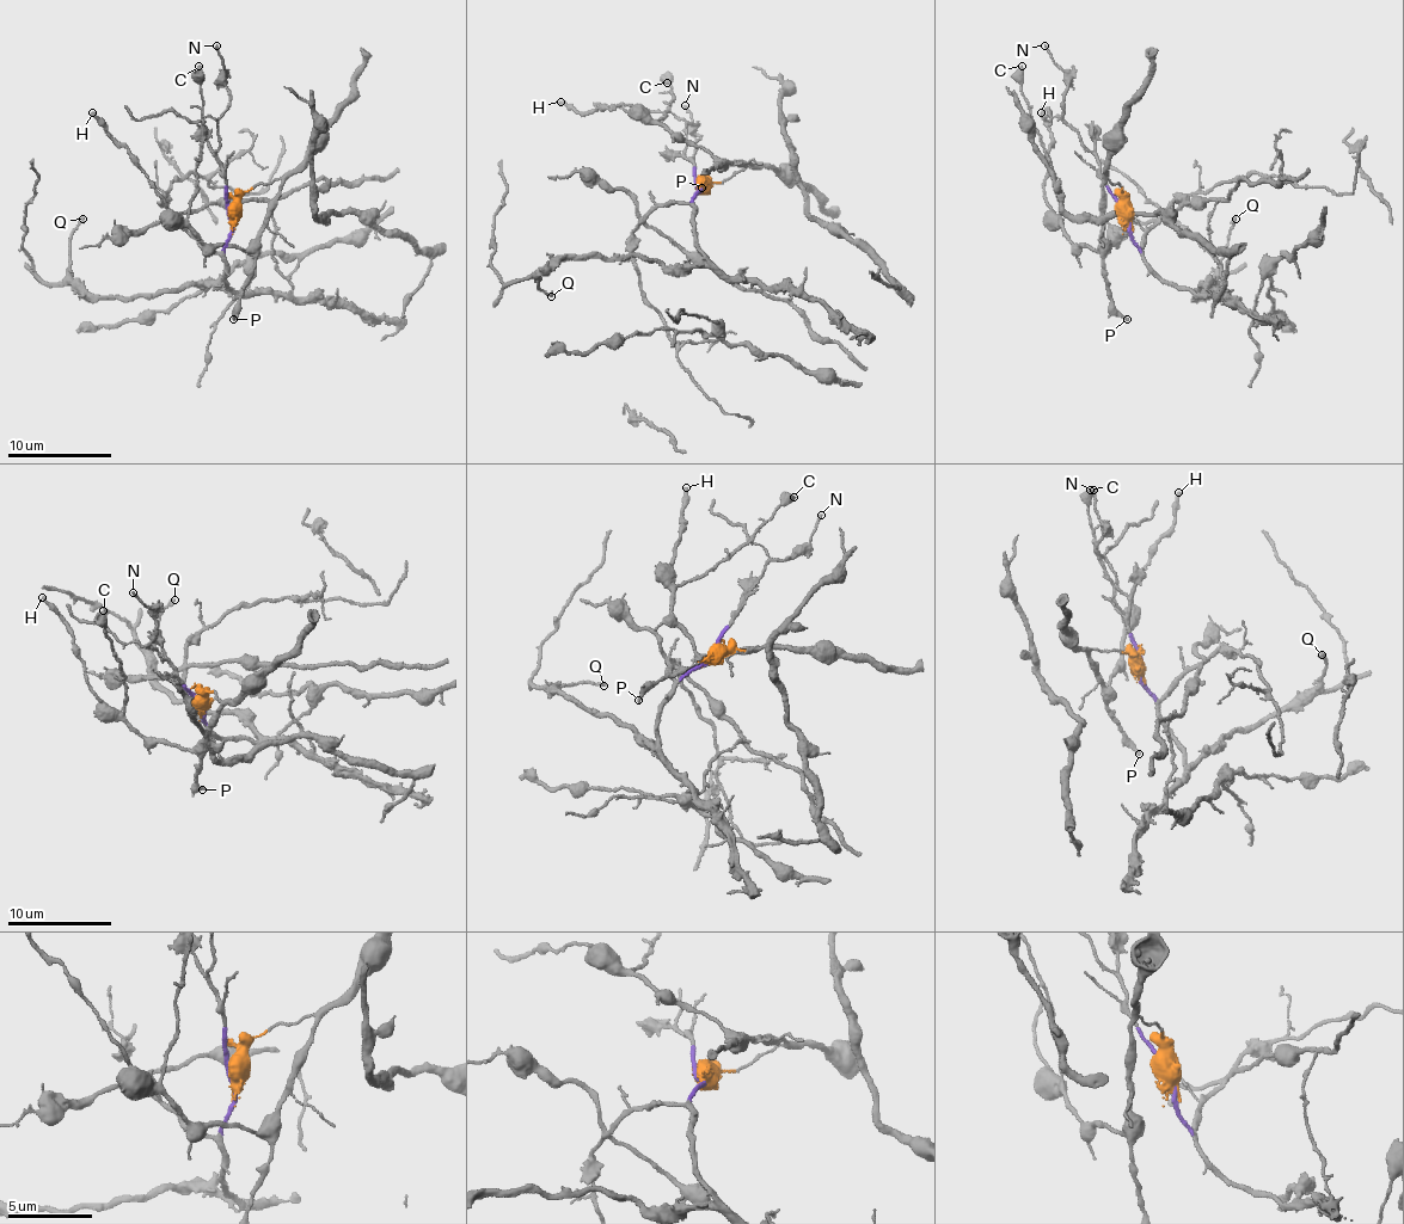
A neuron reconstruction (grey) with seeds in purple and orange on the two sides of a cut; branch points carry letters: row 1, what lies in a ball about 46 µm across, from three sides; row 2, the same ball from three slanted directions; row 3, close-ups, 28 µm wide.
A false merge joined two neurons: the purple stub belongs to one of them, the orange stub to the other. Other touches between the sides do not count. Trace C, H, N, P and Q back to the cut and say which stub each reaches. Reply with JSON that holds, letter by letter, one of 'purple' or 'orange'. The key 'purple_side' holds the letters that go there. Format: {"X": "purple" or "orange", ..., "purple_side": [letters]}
{"C": "orange", "H": "orange", "N": "purple", "P": "orange", "Q": "purple", "purple_side": ["N", "Q"]}

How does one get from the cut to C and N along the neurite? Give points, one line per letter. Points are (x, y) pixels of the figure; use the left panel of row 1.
C: (231, 217), (251, 189), (282, 182), (267, 228), (246, 248), (207, 246), (189, 223), (204, 135), (200, 65)
N: (231, 217), (227, 184), (218, 155), (220, 117), (231, 102), (218, 44)

